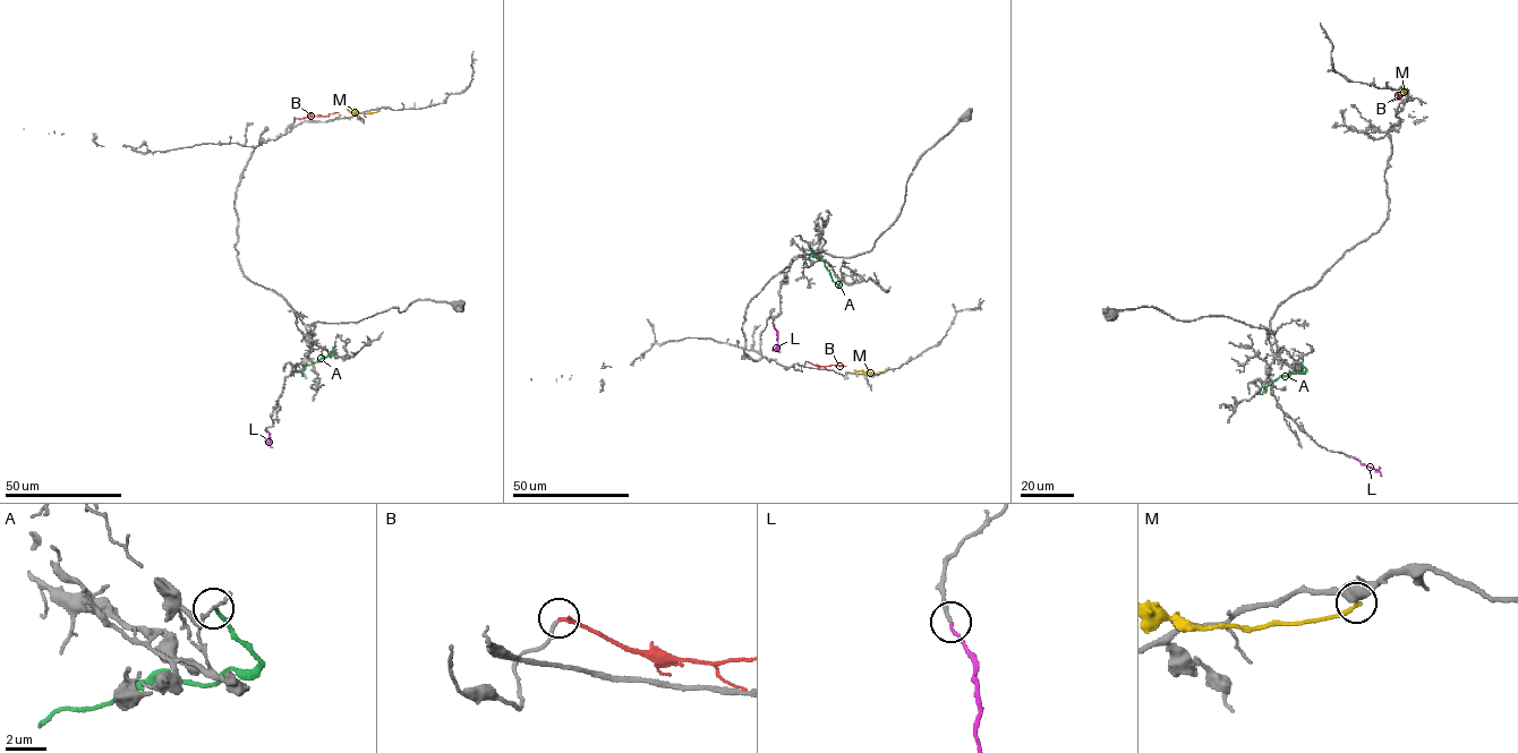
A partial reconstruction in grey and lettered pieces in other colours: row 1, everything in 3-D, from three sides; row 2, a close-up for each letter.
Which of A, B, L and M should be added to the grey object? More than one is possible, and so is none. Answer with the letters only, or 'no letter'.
B, L

